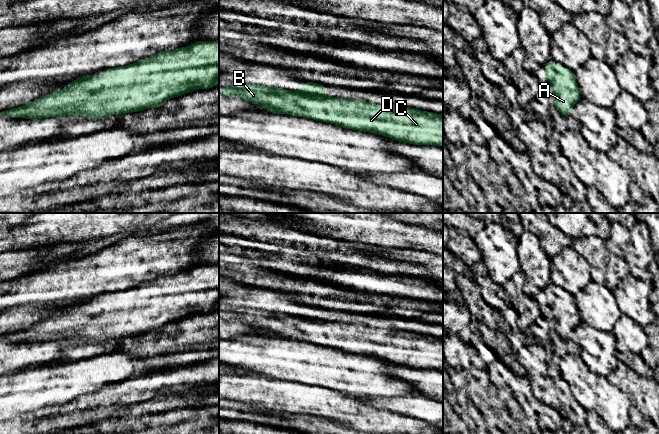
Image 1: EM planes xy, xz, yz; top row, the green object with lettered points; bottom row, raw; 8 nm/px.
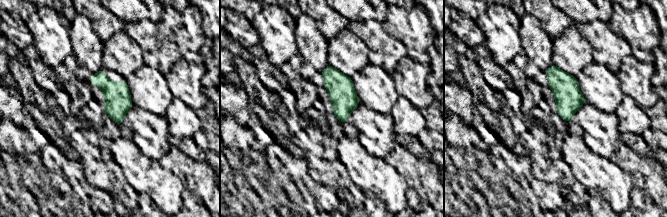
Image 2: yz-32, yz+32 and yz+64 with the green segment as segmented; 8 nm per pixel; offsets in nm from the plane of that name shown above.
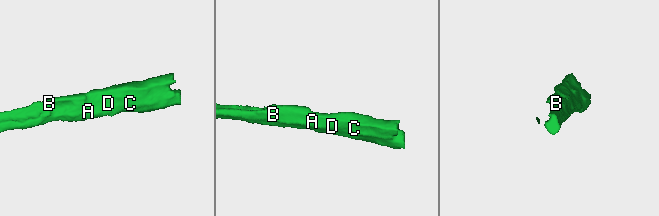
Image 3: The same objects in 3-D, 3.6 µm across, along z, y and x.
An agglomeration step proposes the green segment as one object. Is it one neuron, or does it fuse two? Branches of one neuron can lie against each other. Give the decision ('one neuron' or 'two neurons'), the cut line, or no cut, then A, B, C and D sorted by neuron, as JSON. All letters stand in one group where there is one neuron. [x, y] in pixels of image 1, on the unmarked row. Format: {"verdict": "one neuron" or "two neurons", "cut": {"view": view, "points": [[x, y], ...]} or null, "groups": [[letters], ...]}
{"verdict": "one neuron", "cut": null, "groups": [["A", "B", "C", "D"]]}

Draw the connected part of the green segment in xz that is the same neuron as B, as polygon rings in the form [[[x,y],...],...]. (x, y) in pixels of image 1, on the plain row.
[[[305,306],[299,315],[254,307],[220,312],[220,316],[224,320],[241,321],[253,328],[263,329],[269,336],[311,342],[347,353],[377,357],[396,365],[415,369],[443,370],[443,339],[397,329],[378,329],[361,324],[329,321],[323,318],[326,313],[325,309],[312,306]]]

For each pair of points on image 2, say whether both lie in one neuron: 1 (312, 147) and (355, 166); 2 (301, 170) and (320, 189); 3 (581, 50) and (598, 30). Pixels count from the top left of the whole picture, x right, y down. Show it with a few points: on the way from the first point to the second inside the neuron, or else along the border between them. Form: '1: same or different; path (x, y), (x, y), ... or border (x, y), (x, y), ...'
1: different; border (340, 162), (353, 182)
2: same; path (304, 175), (315, 187)
3: different; border (575, 23), (579, 32), (592, 47), (593, 60)

